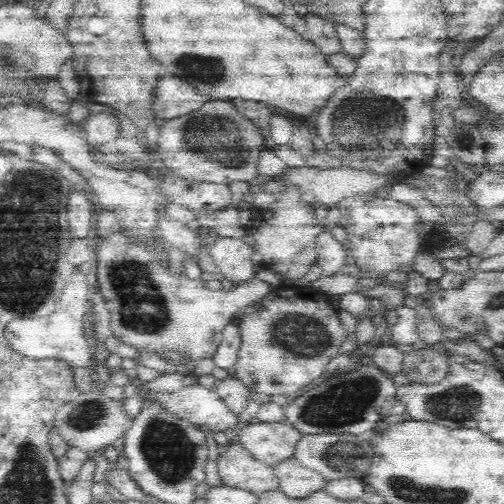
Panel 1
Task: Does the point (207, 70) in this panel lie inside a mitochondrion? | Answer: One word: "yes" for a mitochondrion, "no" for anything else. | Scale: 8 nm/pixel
yes

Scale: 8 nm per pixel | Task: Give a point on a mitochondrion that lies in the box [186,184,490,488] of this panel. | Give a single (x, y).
(345, 402)

